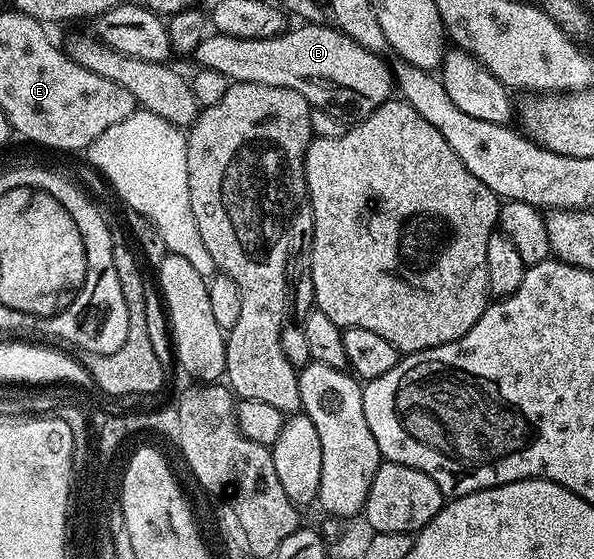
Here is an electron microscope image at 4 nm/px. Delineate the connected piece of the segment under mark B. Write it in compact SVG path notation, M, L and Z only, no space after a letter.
M308 23L305 27L285 30L282 35L265 39L239 39L219 33L209 34L202 45L198 45L194 56L200 67L209 67L222 73L232 83L257 83L258 85L278 85L294 89L308 99L313 108L325 107L332 115L341 115L348 121L359 121L374 113L394 95L394 80L389 60L363 48L358 41L346 36L335 26L323 27L320 23Z

